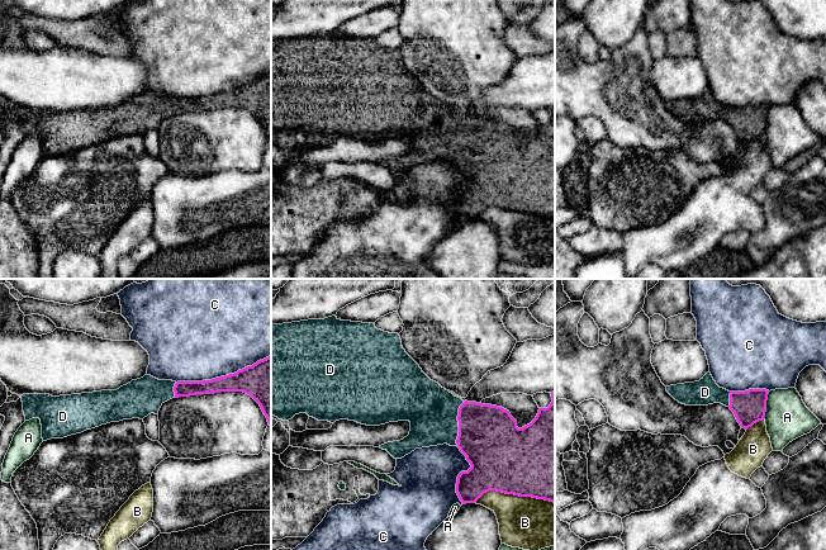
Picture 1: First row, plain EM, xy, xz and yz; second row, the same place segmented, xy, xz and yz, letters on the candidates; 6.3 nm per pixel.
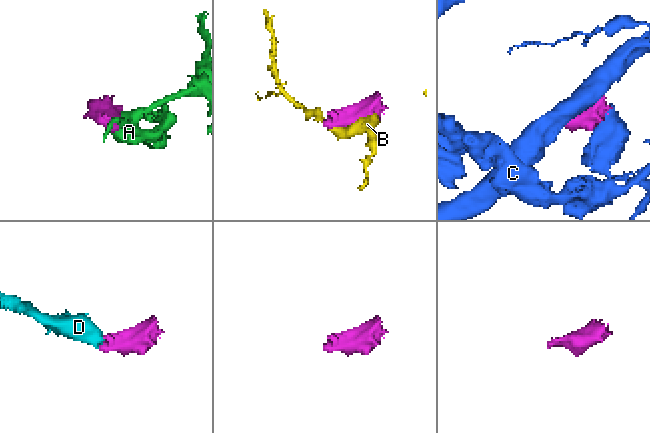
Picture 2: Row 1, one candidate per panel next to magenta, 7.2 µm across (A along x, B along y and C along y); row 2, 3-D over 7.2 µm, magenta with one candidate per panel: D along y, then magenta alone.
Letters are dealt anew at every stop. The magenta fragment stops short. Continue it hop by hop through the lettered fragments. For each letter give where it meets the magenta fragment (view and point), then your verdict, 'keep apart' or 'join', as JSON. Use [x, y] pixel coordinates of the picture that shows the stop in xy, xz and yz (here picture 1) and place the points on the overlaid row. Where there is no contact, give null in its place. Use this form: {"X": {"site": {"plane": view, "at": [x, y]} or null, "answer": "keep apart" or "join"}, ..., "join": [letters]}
{"A": {"site": {"plane": "yz", "at": [765, 406]}, "answer": "keep apart"}, "B": {"site": {"plane": "xz", "at": [514, 494]}, "answer": "keep apart"}, "C": {"site": {"plane": "xy", "at": [223, 377]}, "answer": "keep apart"}, "D": {"site": {"plane": "xz", "at": [459, 423]}, "answer": "join"}, "join": ["D"]}

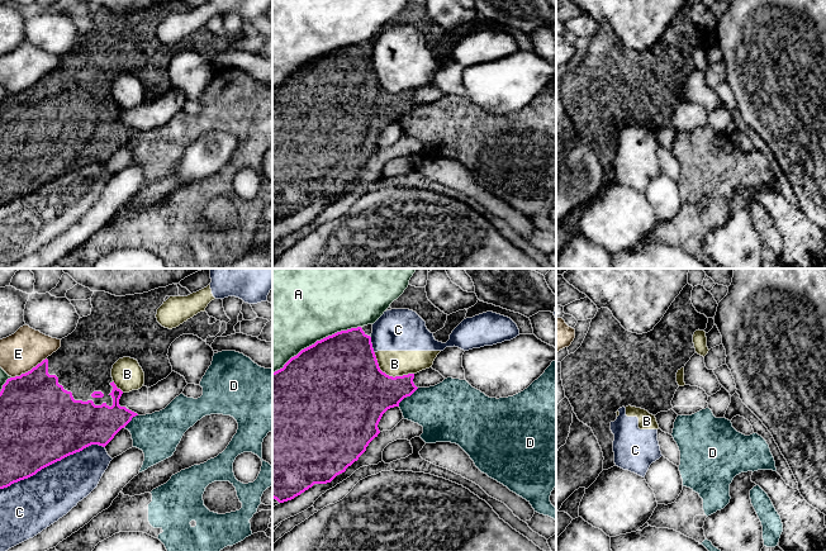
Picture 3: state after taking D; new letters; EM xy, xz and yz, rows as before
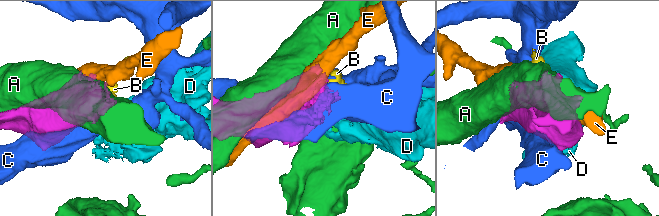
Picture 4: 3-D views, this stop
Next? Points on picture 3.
{"A": {"site": {"plane": "xz", "at": [317, 341]}, "answer": "keep apart"}, "B": {"site": {"plane": "xz", "at": [388, 375]}, "answer": "keep apart"}, "C": {"site": {"plane": "xy", "at": [52, 462]}, "answer": "keep apart"}, "D": {"site": {"plane": "xz", "at": [407, 395]}, "answer": "keep apart"}, "E": {"site": {"plane": "xy", "at": [28, 371]}, "answer": "keep apart"}, "join": []}

